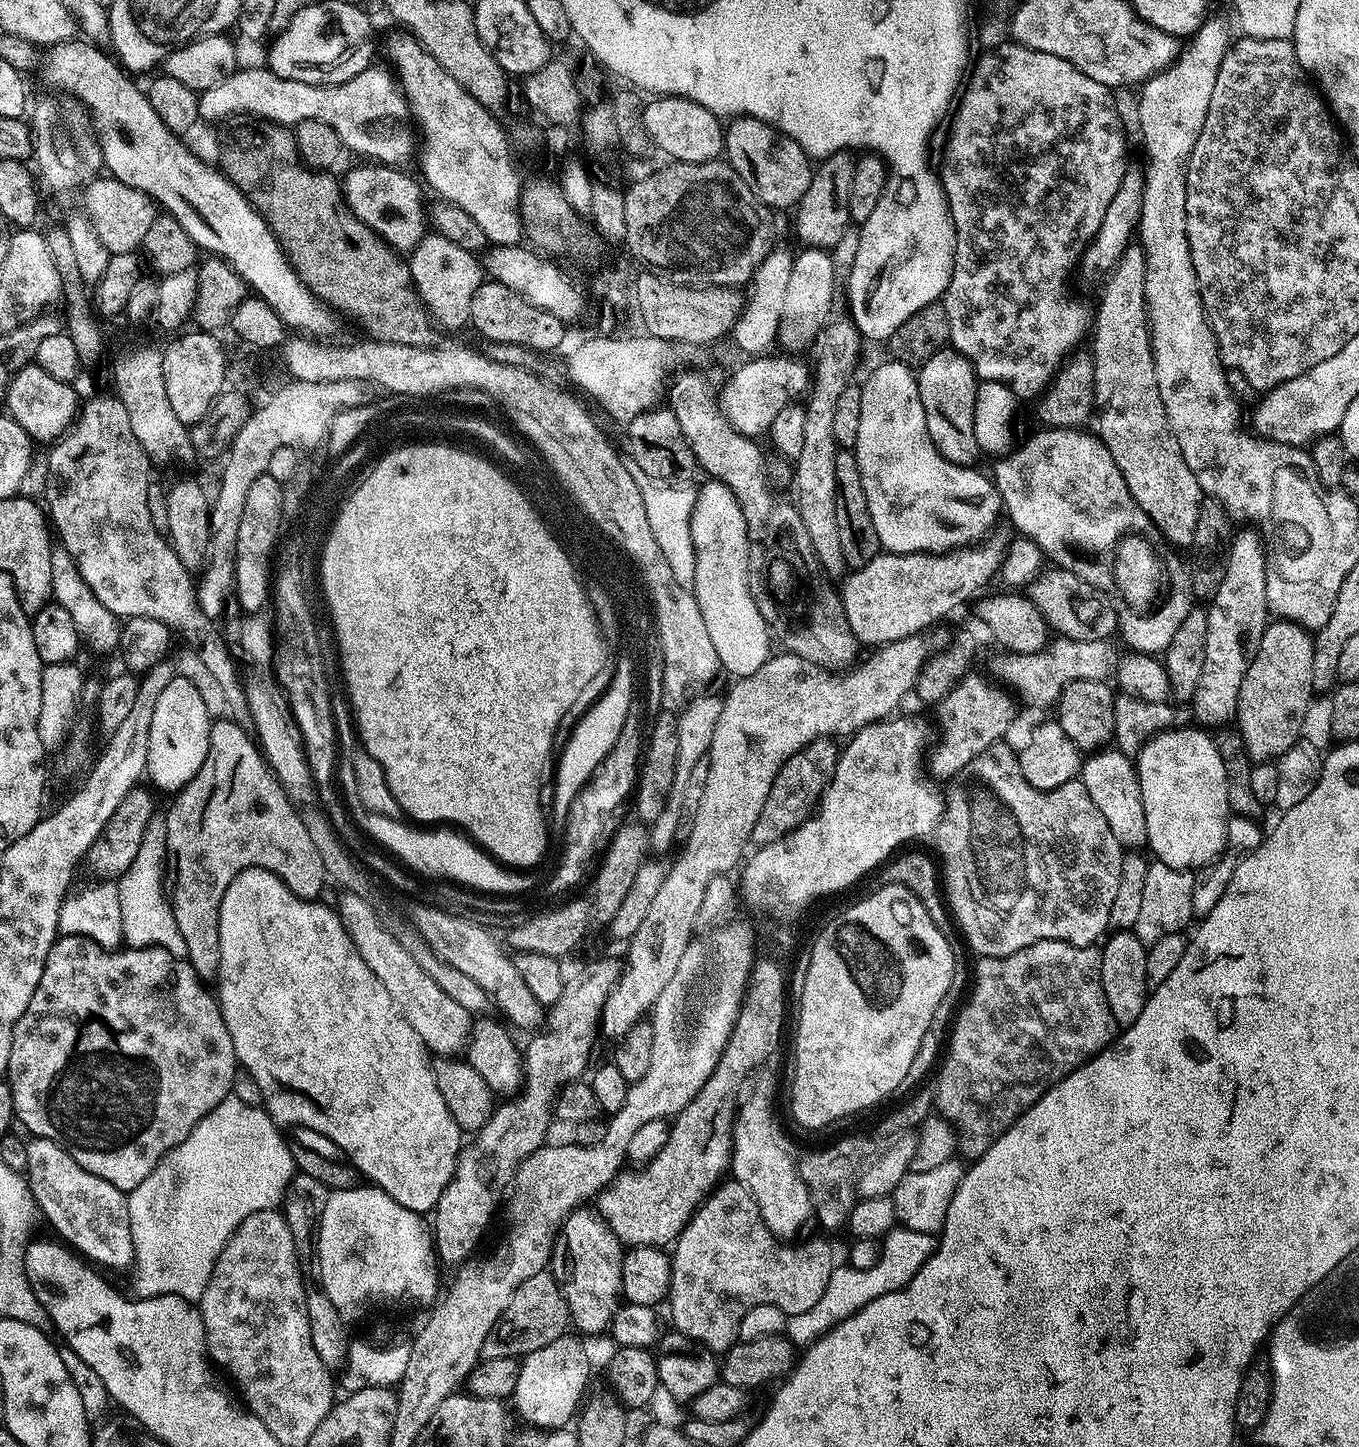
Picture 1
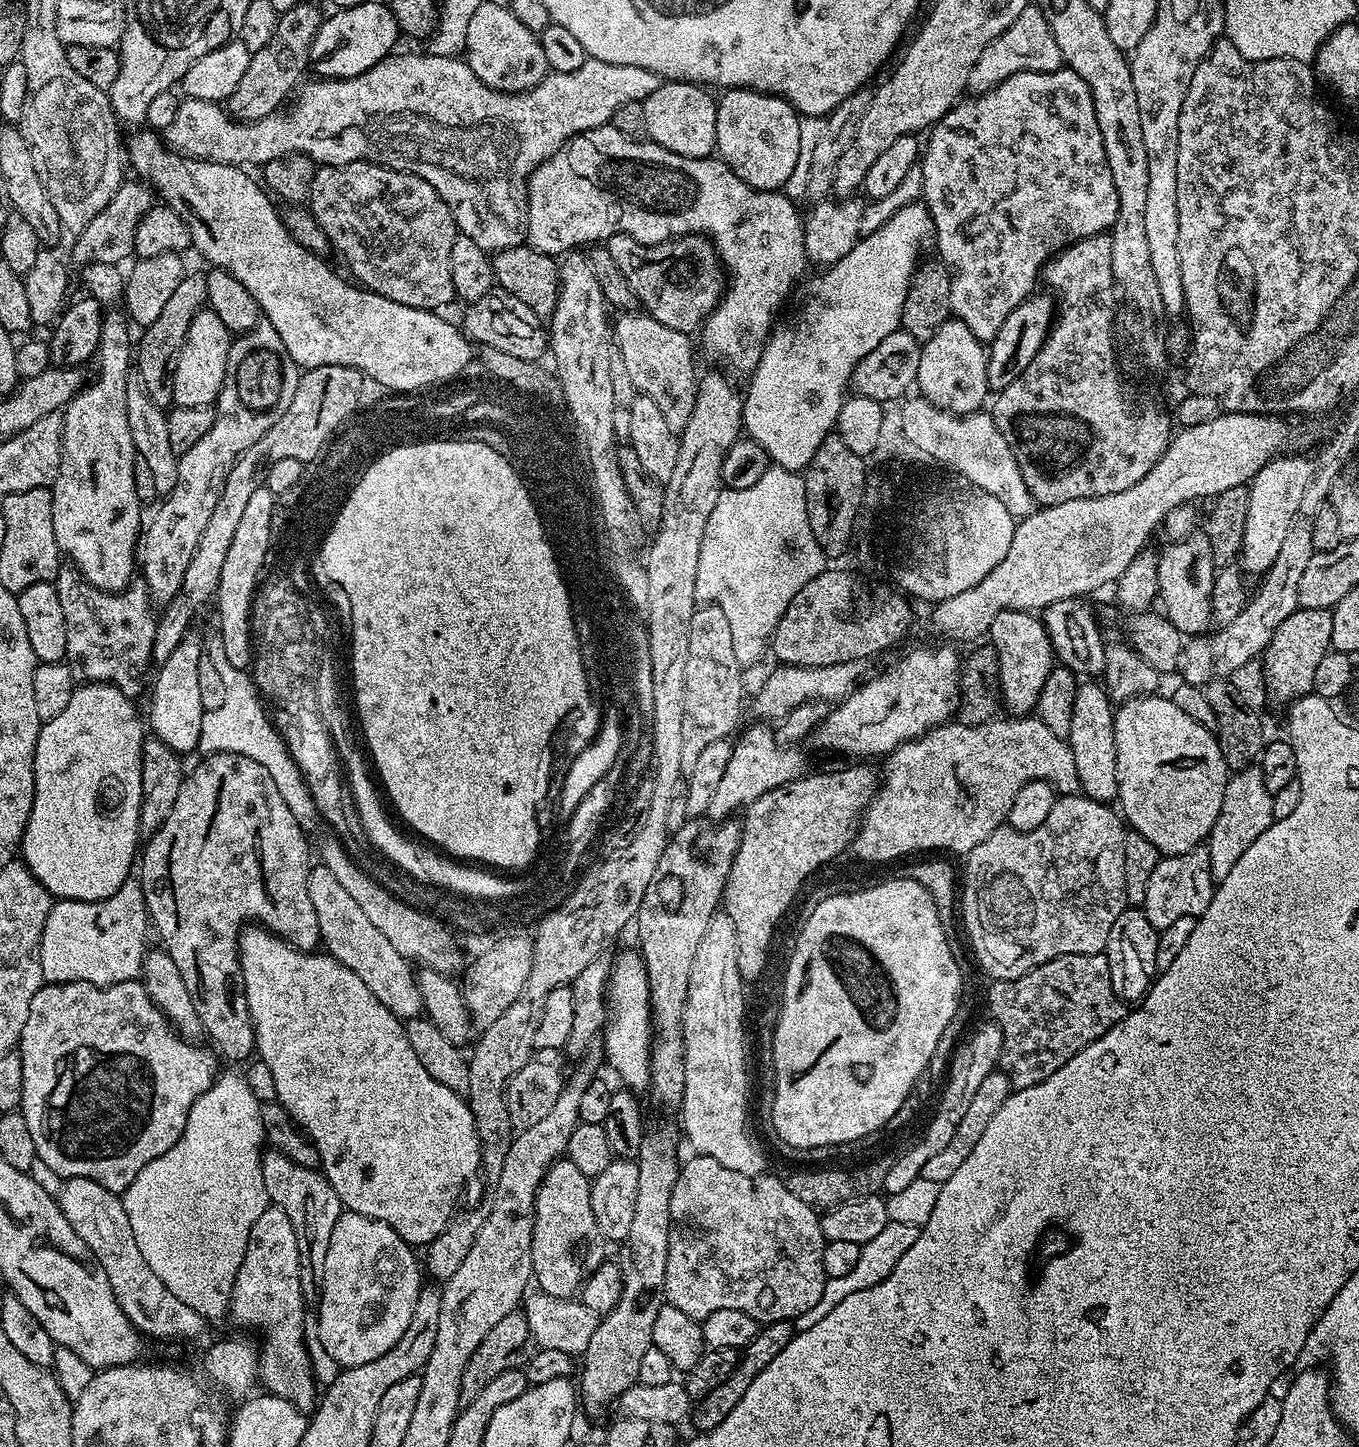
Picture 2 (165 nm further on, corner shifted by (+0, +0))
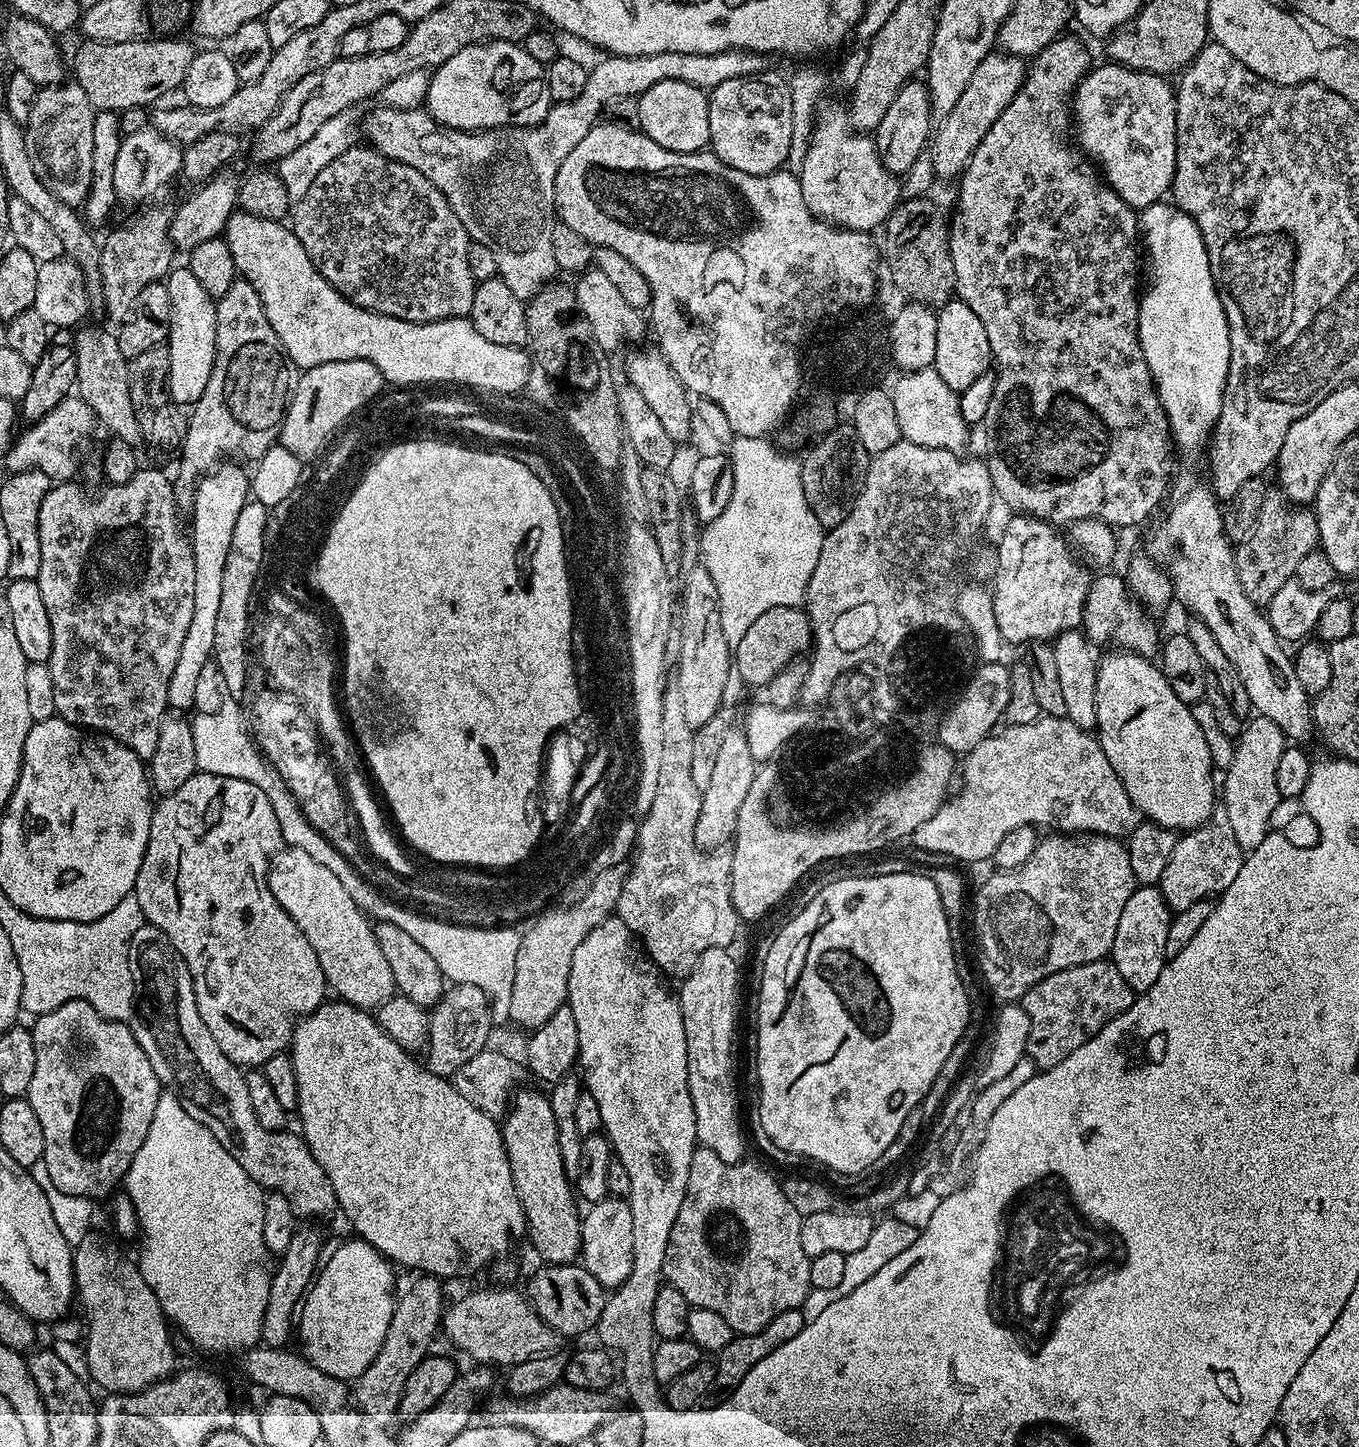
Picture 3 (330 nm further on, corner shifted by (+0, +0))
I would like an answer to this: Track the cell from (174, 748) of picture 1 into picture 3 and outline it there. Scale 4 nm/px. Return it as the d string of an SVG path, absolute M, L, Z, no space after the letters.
M225 463L210 475L201 479L196 496L196 529L190 533L194 556L194 572L198 572L198 588L194 588L194 616L182 644L173 677L168 685L168 702L174 709L194 705L194 686L198 686L198 674L213 655L214 626L218 618L218 602L222 598L222 576L226 566L226 554L230 554L230 540L240 511L250 496L250 480L240 468Z

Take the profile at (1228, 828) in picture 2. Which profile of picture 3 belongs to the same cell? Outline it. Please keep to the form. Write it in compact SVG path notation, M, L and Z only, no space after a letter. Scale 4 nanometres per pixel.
M1257 715L1255 719L1252 721L1249 719L1245 723L1244 732L1235 741L1236 753L1232 764L1226 769L1225 776L1228 777L1224 780L1224 800L1222 800L1226 818L1230 818L1230 827L1234 829L1234 840L1245 850L1256 848L1270 835L1270 814L1274 814L1274 806L1278 806L1278 802L1282 799L1278 794L1278 786L1274 783L1274 774L1278 770L1278 758L1282 758L1286 747L1284 731L1278 725L1262 715Z

